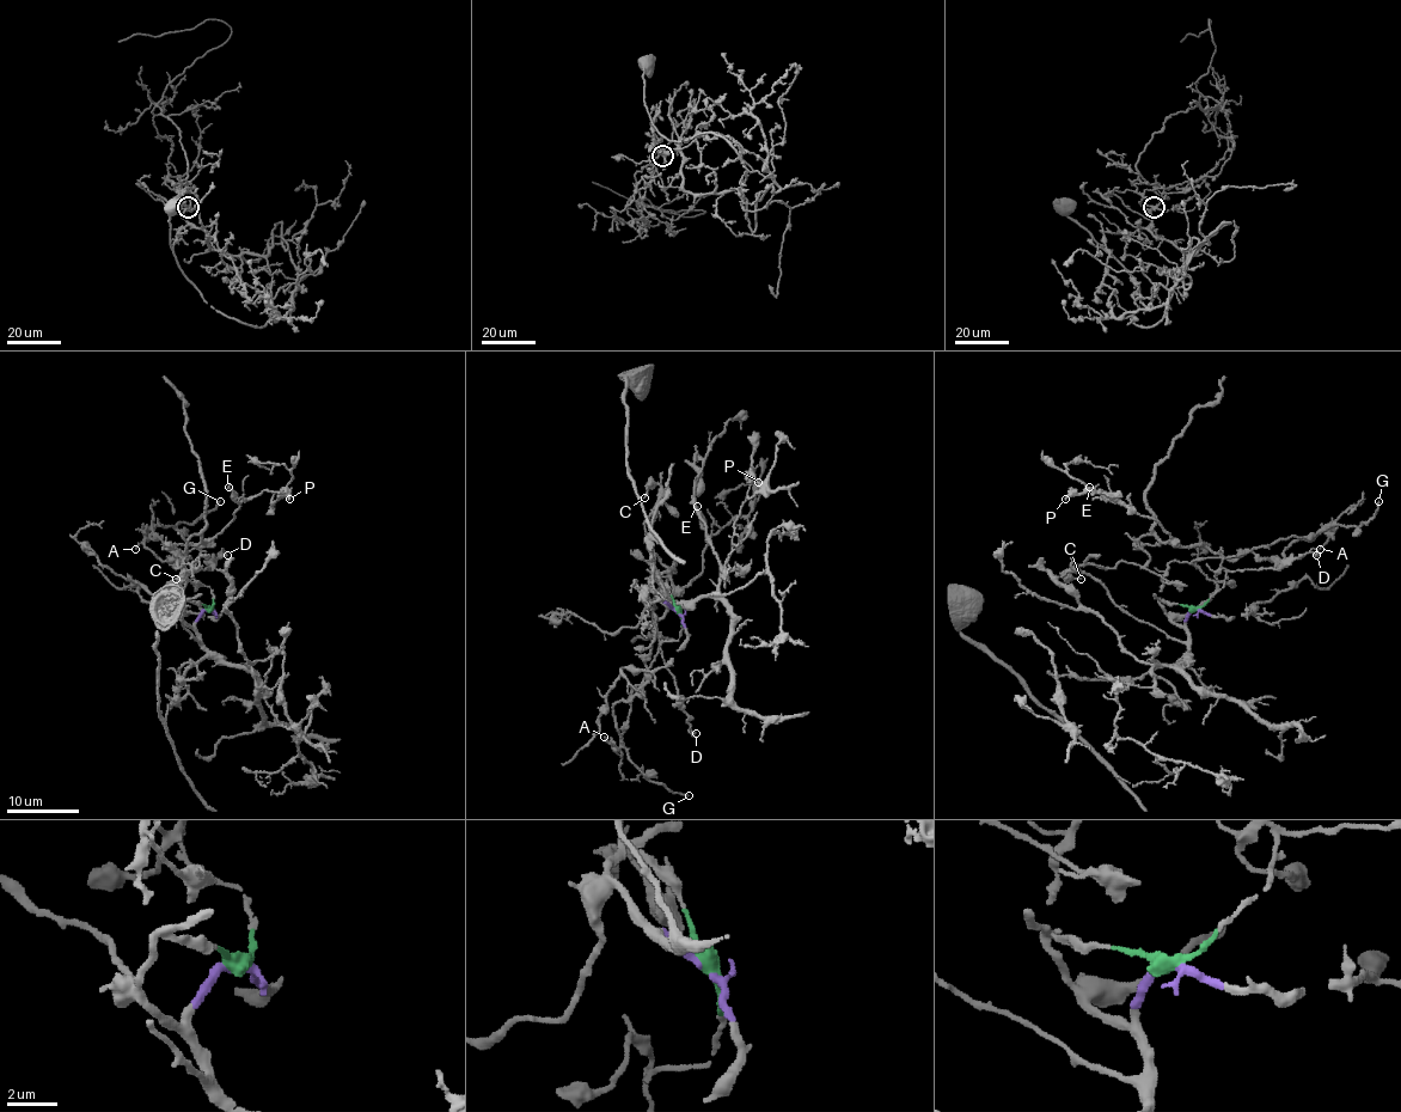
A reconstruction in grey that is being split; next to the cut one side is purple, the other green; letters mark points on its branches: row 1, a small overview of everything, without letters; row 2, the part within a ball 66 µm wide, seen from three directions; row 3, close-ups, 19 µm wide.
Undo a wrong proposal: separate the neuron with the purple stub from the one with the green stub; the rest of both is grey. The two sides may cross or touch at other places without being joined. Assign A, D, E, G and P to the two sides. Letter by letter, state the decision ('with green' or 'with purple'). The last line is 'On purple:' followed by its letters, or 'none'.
A: with green
D: with green
E: with green
G: with green
P: with green
On purple: none

